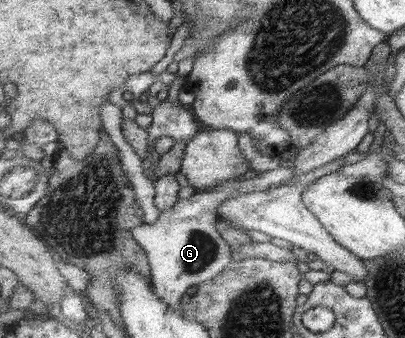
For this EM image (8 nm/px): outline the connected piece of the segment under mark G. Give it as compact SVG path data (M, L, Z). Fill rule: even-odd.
M295 164L278 166L271 171L261 174L252 174L240 180L217 184L208 190L195 193L192 196L180 199L170 210L162 212L156 224L144 223L133 228L134 239L141 244L148 254L149 264L153 275L154 289L162 302L174 311L183 313L180 300L190 286L209 282L219 276L233 261L231 246L216 230L218 222L218 208L226 198L246 192L266 192L286 184L294 178Z

